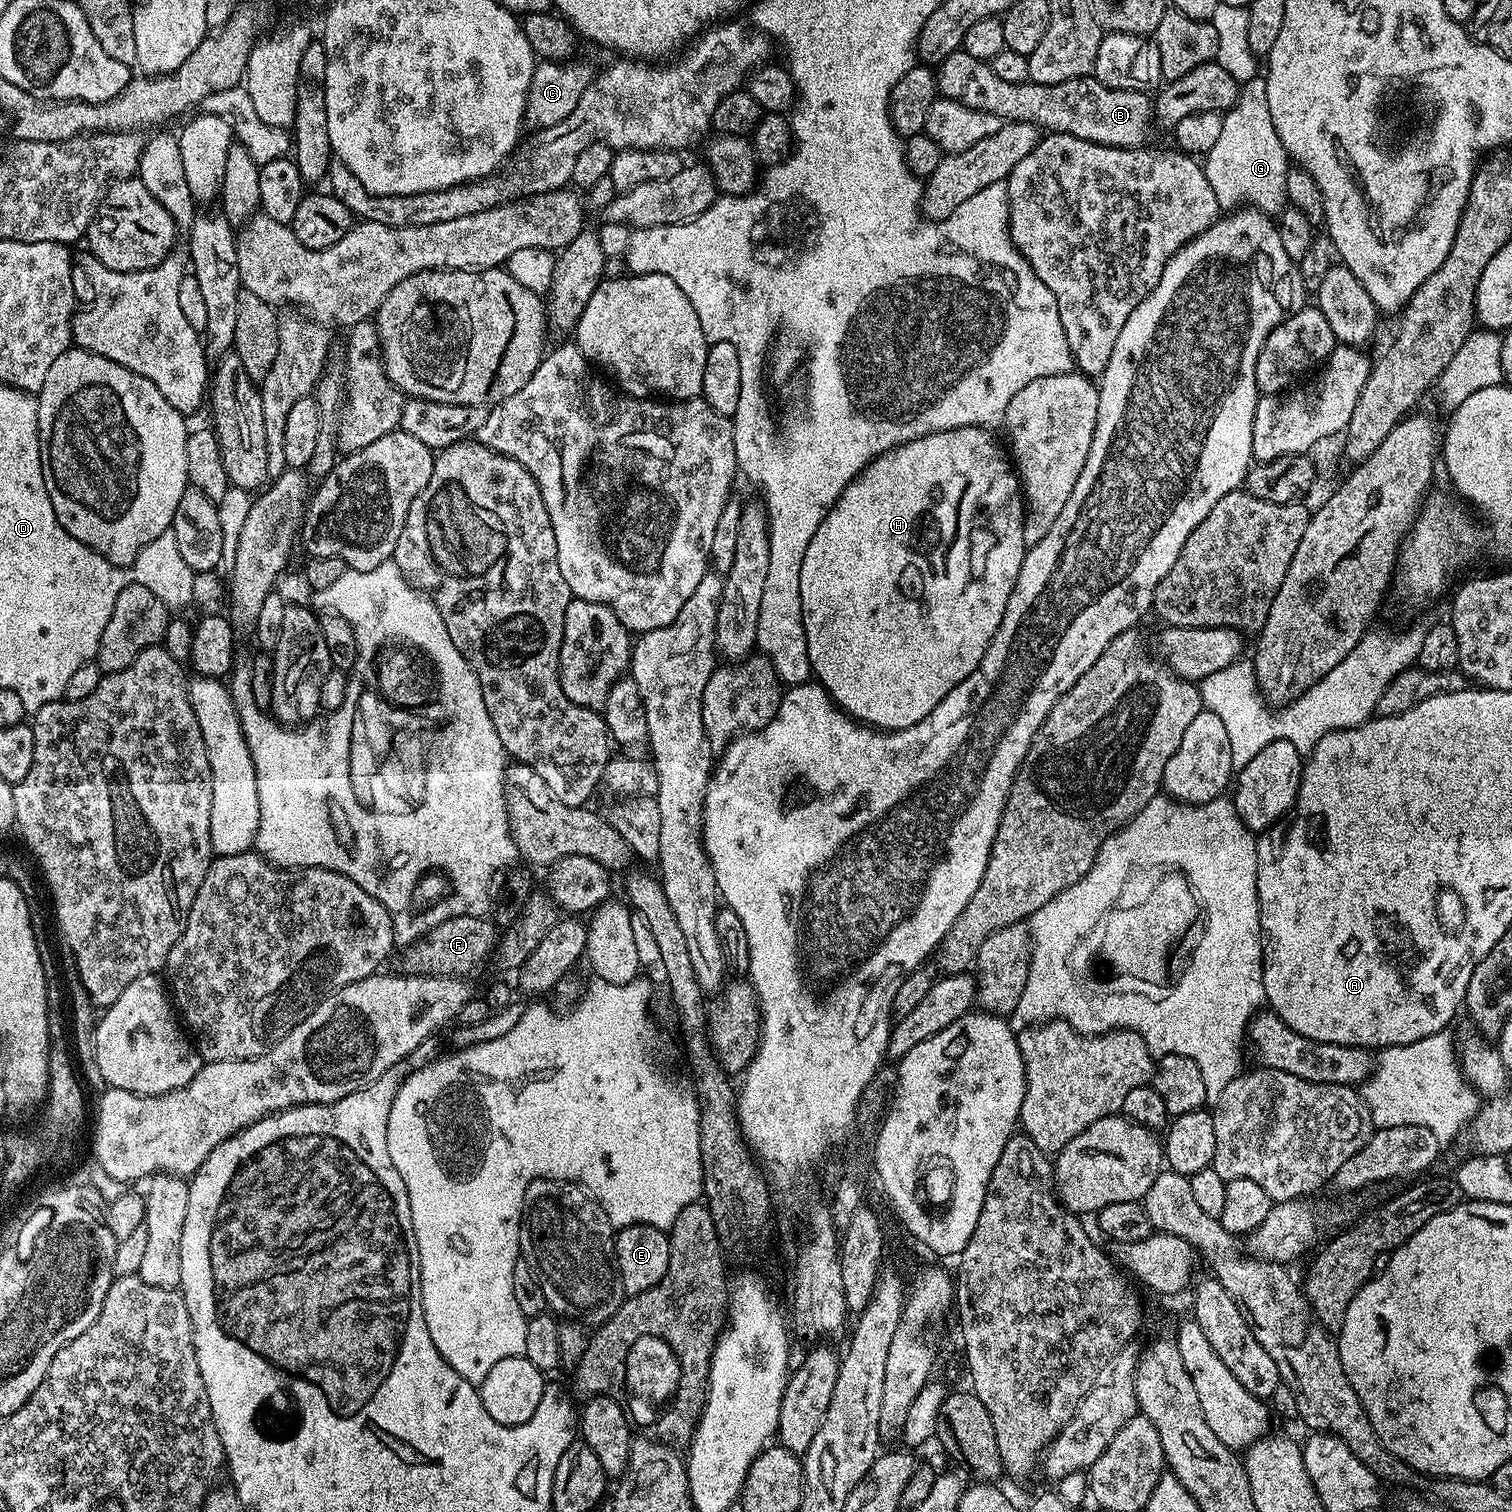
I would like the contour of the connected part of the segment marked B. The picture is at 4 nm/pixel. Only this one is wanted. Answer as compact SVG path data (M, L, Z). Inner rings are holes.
M963 50L947 56L938 66L936 86L939 95L946 100L953 100L967 108L982 110L986 114L994 114L1001 122L1014 120L1034 124L1049 133L1065 132L1074 138L1082 138L1086 142L1094 142L1102 146L1115 148L1143 148L1149 143L1148 135L1154 129L1154 100L1147 92L1138 90L1118 90L1108 88L1096 80L1095 75L1070 78L1066 82L1053 84L1014 84L1005 82L994 74L991 63L974 58Z

